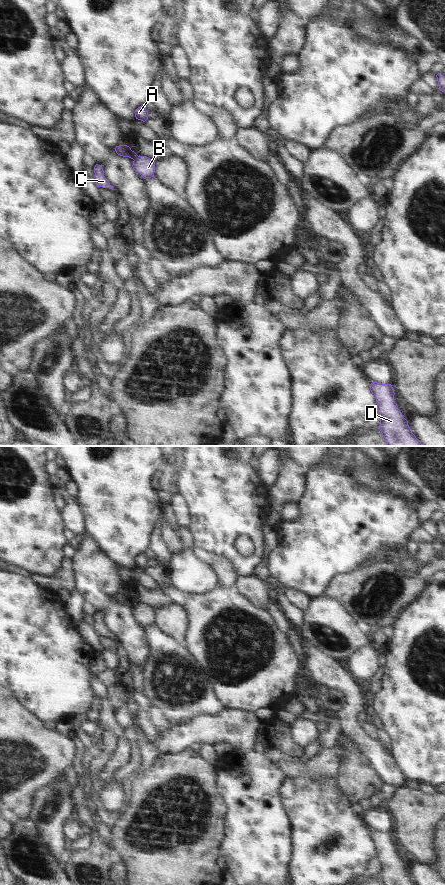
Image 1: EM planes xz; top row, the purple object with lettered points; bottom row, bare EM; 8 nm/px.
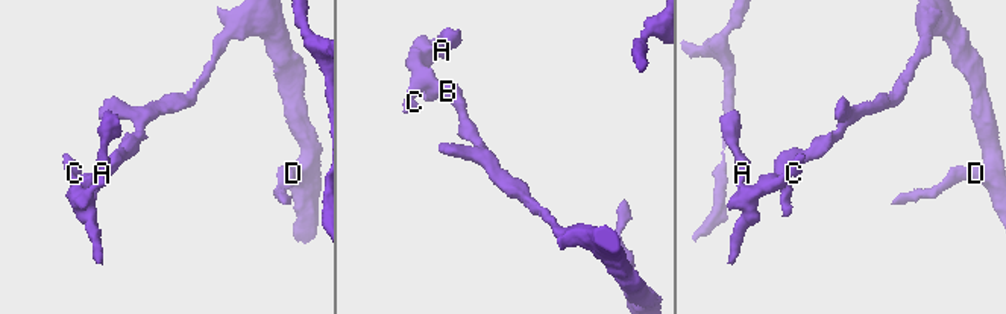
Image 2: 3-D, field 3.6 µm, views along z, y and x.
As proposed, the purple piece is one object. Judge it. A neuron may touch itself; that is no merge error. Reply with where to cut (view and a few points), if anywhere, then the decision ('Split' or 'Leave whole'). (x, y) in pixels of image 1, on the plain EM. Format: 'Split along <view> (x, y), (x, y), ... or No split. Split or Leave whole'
Split along xz (137, 603), (133, 607). Split

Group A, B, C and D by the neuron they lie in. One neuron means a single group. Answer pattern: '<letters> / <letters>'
A C / B D

